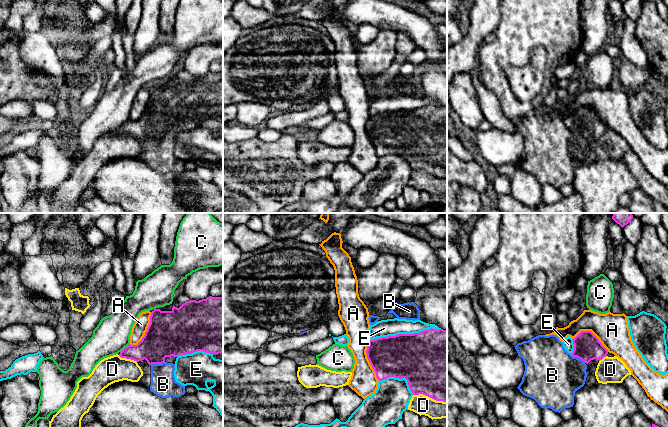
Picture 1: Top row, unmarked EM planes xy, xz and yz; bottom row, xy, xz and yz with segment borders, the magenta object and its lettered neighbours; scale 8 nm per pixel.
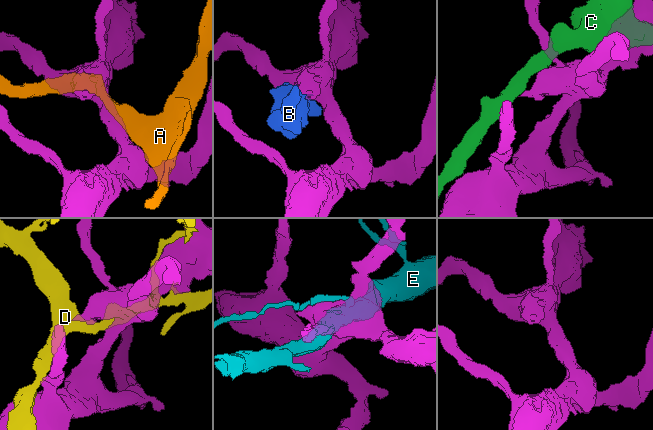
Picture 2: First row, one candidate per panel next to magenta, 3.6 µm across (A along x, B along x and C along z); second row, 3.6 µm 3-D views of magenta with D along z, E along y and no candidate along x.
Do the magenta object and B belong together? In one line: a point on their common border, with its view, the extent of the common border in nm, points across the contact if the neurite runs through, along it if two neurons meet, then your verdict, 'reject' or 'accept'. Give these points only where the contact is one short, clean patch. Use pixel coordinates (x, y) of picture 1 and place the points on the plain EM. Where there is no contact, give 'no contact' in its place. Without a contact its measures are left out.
meets magenta in yz at (578, 133); contact 140 nm long; accept

